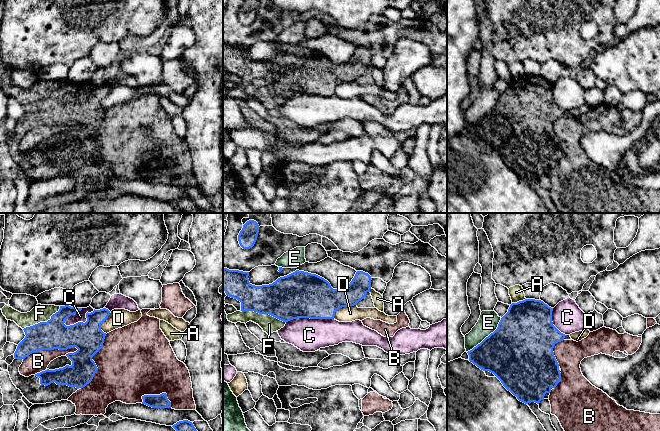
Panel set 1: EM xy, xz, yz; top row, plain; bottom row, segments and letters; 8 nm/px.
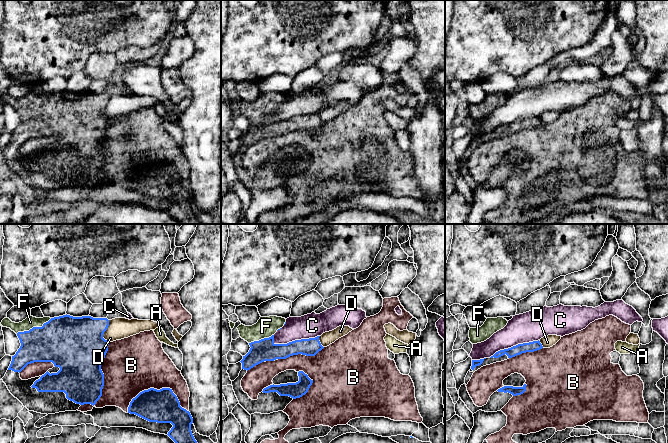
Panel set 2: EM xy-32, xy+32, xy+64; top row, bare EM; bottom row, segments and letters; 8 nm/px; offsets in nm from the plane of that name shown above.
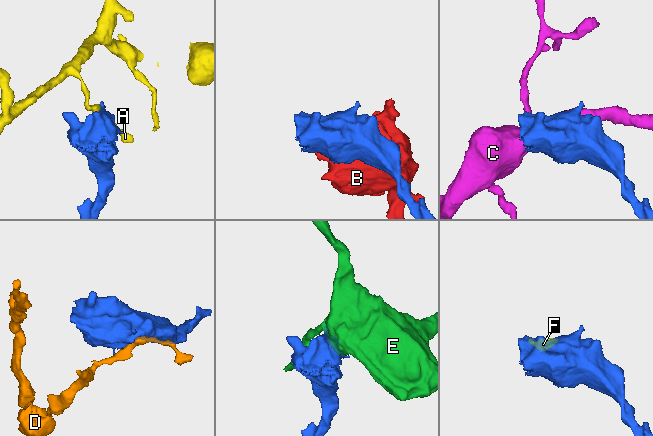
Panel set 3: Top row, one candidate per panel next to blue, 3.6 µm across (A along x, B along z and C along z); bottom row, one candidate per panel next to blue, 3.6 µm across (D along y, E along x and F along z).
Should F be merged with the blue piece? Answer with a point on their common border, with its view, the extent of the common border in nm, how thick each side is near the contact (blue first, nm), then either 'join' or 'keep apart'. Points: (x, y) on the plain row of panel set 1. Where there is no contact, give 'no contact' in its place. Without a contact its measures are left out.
contact xz (264, 89); length 360 nm; calibres 360 and 140 nm; join

